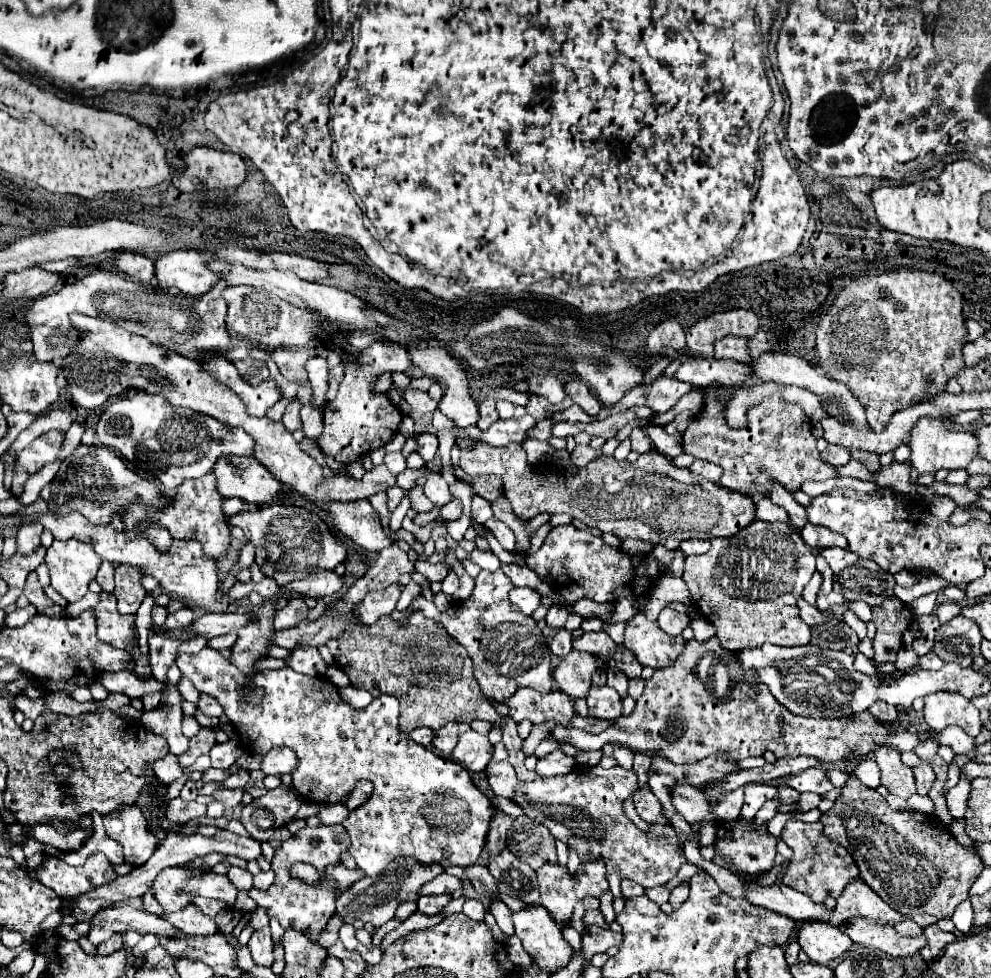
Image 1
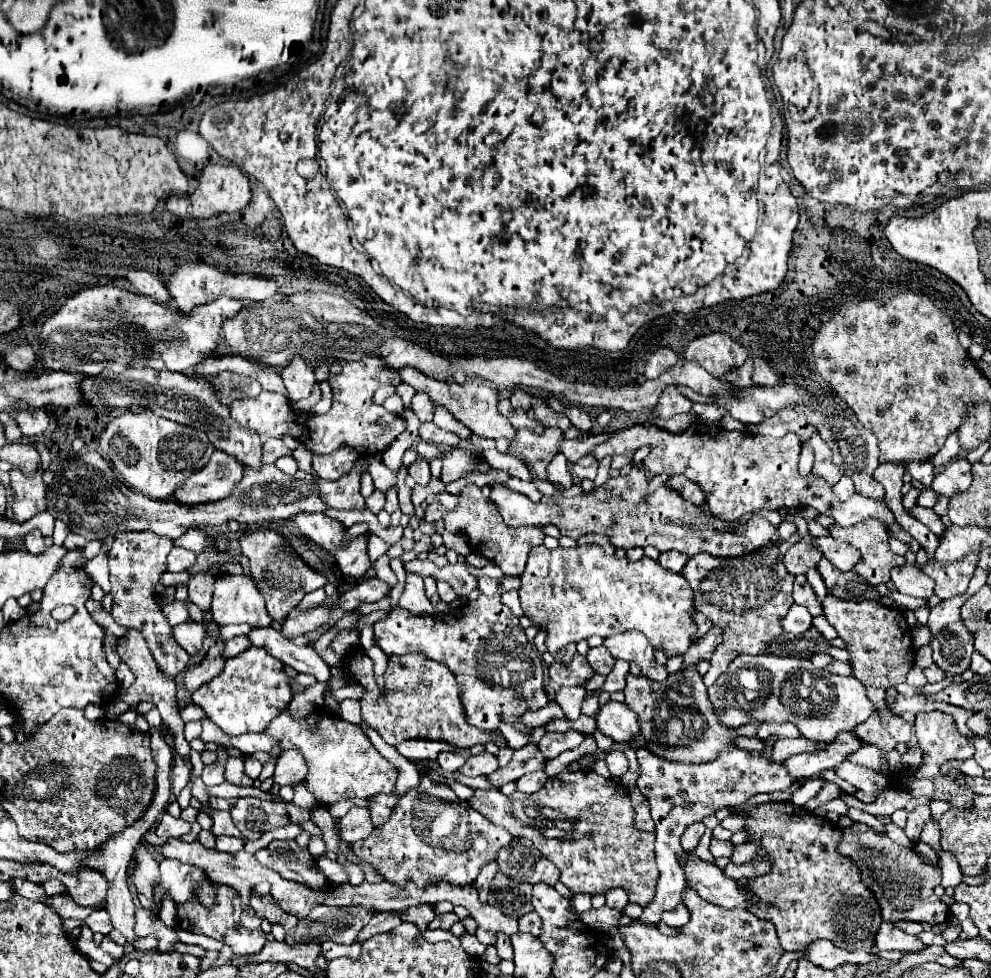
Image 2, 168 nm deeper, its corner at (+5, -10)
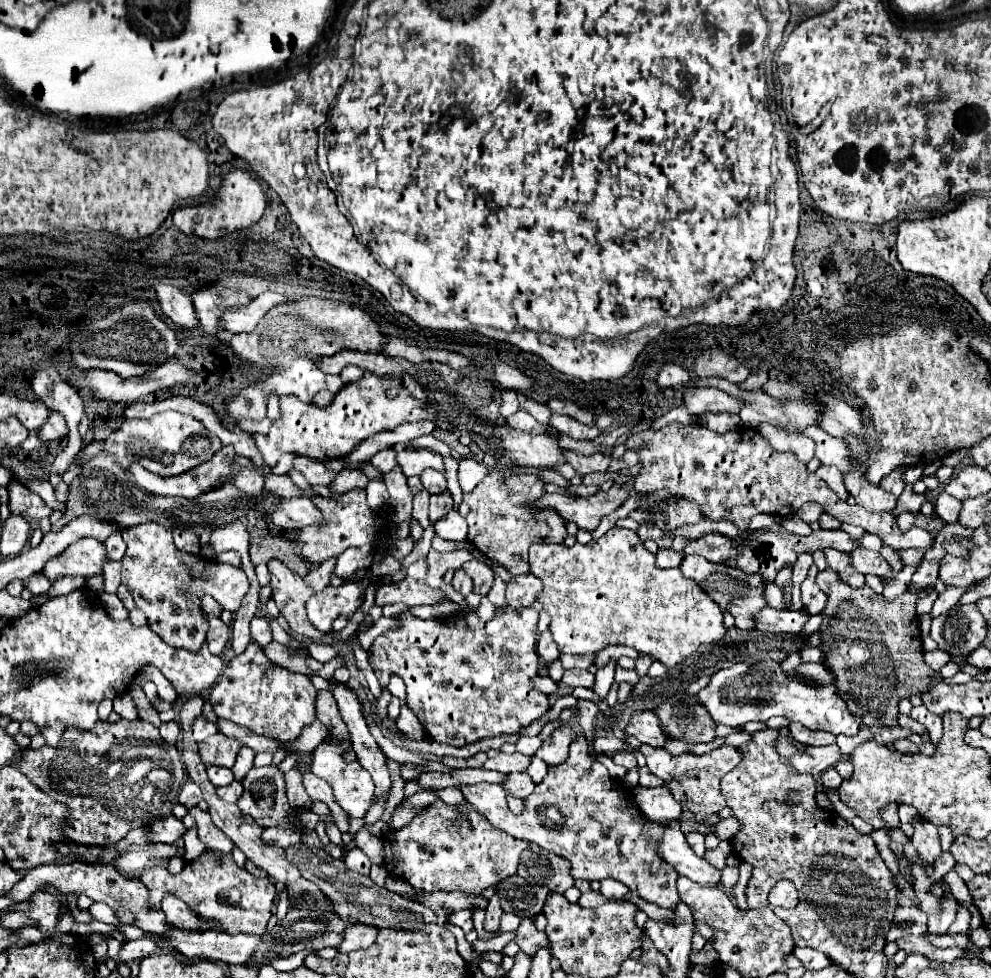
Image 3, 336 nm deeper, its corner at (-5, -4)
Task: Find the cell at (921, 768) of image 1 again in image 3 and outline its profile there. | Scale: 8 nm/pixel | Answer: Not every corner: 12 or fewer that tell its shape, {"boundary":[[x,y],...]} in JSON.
{"boundary":[[918,820],[914,842],[920,858],[932,864],[942,854],[938,828]]}

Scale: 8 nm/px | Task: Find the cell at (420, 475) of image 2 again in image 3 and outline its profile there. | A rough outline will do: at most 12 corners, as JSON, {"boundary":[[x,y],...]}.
{"boundary":[[424,470],[420,480],[430,494],[446,490],[438,470]]}

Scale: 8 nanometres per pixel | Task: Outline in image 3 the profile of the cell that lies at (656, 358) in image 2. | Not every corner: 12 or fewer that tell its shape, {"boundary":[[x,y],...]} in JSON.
{"boundary":[[666,362],[658,374],[660,388],[688,382],[688,370]]}

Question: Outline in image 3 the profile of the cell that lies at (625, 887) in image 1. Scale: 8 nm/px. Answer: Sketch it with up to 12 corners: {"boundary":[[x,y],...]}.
{"boundary":[[602,880],[606,898],[622,900],[628,888],[618,880]]}

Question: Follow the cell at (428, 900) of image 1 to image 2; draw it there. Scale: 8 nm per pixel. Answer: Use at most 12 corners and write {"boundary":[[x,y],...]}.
{"boundary":[[454,912],[436,916],[430,930],[450,930],[458,922]]}

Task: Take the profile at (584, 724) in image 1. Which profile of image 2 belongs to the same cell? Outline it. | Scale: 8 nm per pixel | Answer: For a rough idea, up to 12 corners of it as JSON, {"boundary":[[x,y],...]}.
{"boundary":[[576,730],[546,732],[538,750],[546,760],[580,746],[586,736]]}

